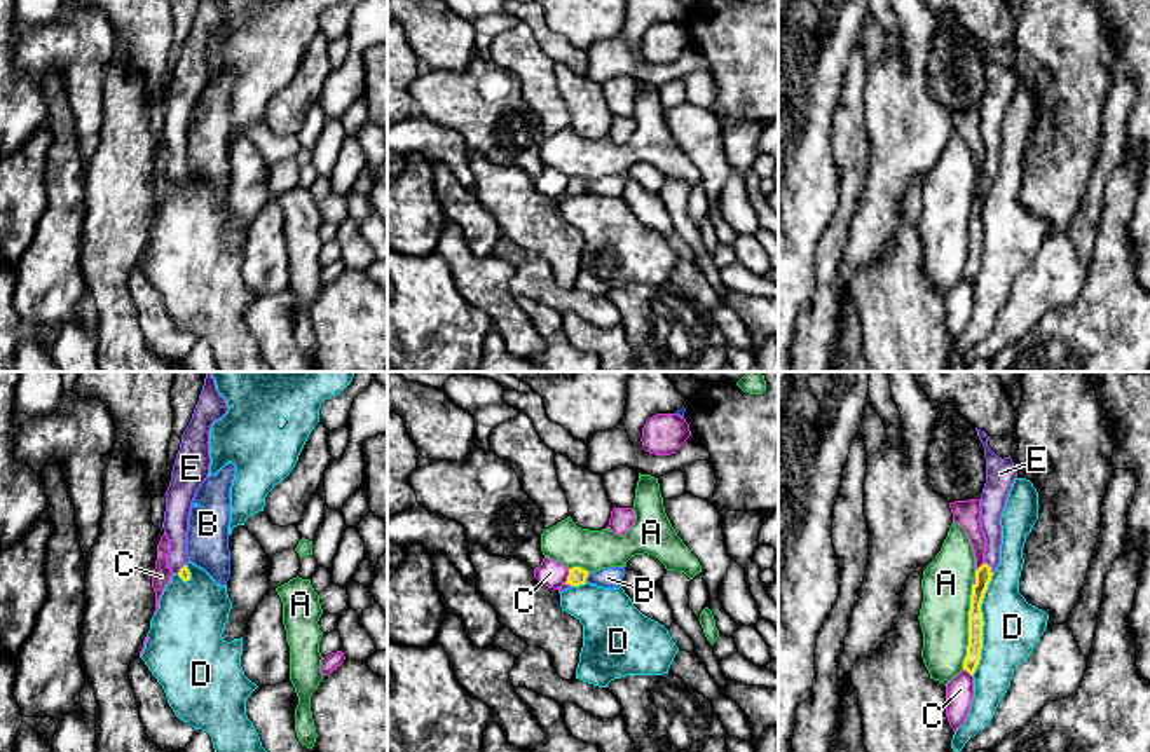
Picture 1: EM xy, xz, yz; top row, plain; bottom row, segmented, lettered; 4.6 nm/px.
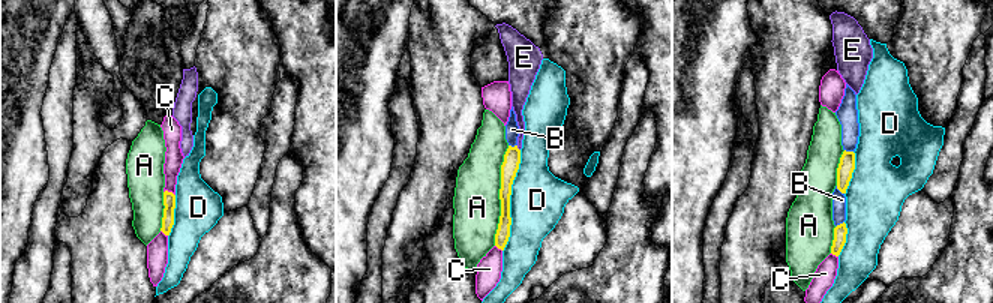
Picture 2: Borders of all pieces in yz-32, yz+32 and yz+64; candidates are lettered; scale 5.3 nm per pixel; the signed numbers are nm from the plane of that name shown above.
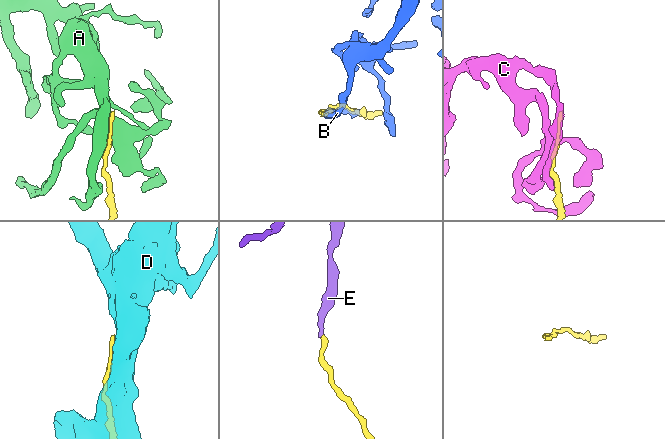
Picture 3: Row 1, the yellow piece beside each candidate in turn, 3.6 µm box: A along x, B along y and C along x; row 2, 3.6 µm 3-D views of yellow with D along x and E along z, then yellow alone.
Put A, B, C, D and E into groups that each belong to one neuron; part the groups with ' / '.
A / B / C / D / E

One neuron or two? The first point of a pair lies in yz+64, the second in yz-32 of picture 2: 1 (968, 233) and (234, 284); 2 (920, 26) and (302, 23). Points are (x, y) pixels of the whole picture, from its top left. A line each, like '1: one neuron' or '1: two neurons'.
1: one neuron
2: two neurons

